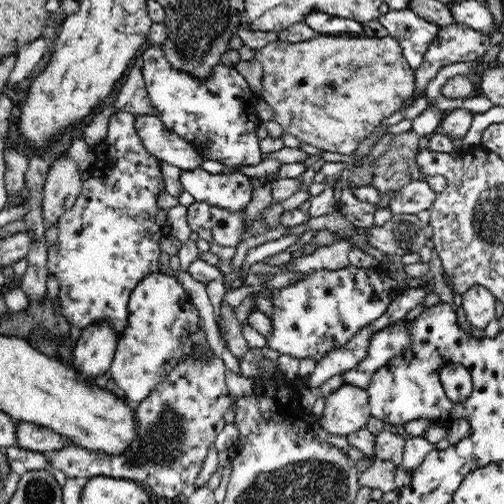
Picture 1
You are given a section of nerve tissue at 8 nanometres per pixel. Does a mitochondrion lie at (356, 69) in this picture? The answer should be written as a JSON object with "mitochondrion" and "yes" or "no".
{"mitochondrion":"yes"}

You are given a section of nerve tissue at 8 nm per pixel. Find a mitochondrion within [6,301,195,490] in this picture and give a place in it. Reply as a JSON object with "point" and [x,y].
{"point":[168,433]}

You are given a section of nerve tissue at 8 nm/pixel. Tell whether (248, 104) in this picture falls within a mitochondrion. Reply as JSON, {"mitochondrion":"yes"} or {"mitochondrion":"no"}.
{"mitochondrion":"no"}

